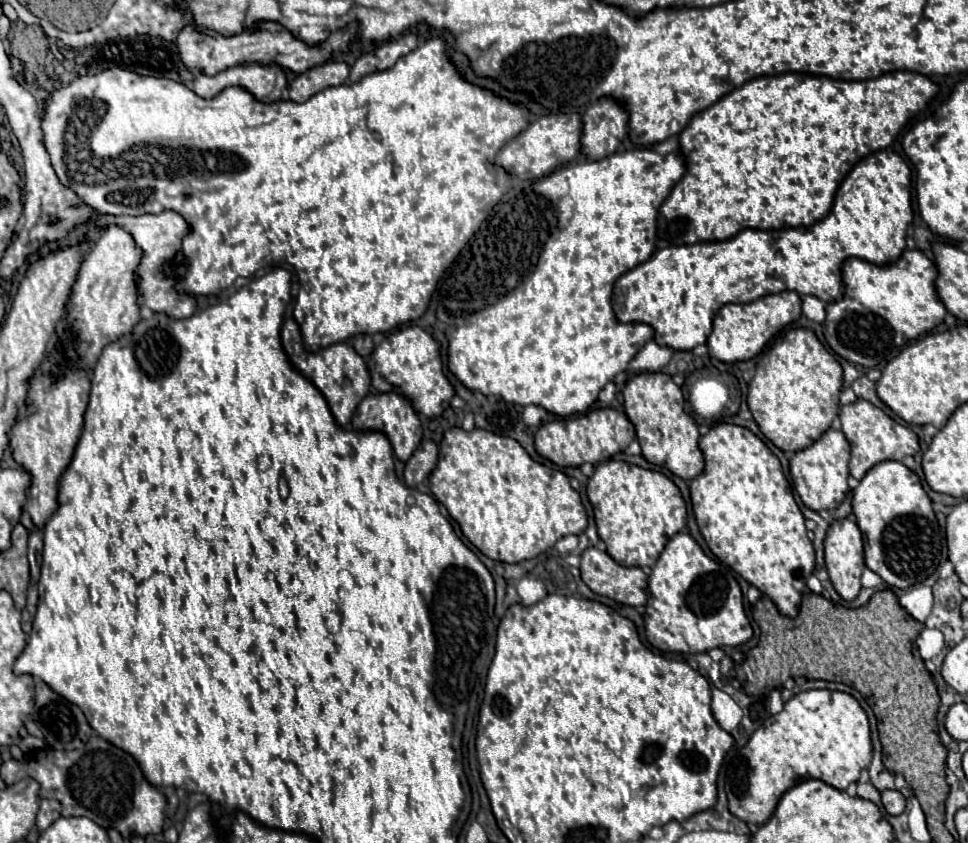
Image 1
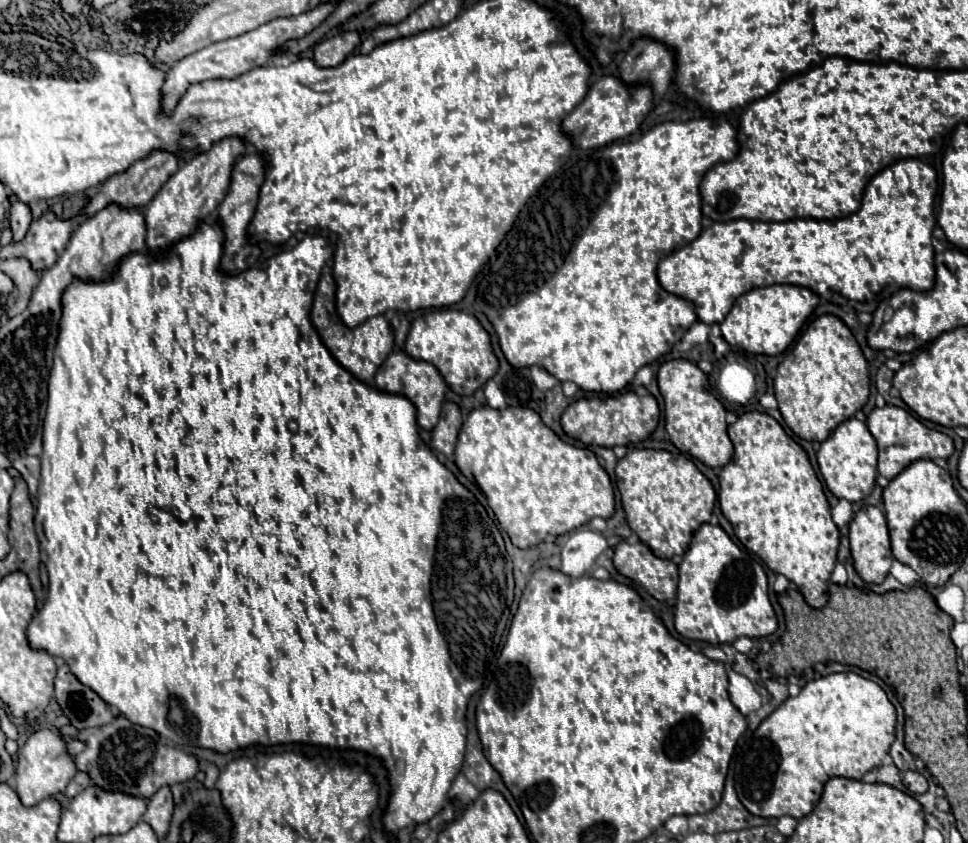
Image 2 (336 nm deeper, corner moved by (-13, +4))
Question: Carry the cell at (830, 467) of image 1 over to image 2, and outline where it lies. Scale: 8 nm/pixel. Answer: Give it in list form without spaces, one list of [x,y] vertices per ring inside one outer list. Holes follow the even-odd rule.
[[[852,417],[852,419],[846,419],[842,425],[838,425],[838,429],[820,445],[816,457],[818,457],[824,483],[834,497],[854,503],[854,501],[866,499],[872,493],[874,479],[876,479],[878,449],[864,421],[858,421],[856,417]]]

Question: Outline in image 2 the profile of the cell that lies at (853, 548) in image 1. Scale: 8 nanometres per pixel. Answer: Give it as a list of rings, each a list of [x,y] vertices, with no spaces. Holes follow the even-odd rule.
[[[862,507],[850,521],[850,551],[856,573],[866,583],[882,583],[892,565],[886,517],[878,507]]]

